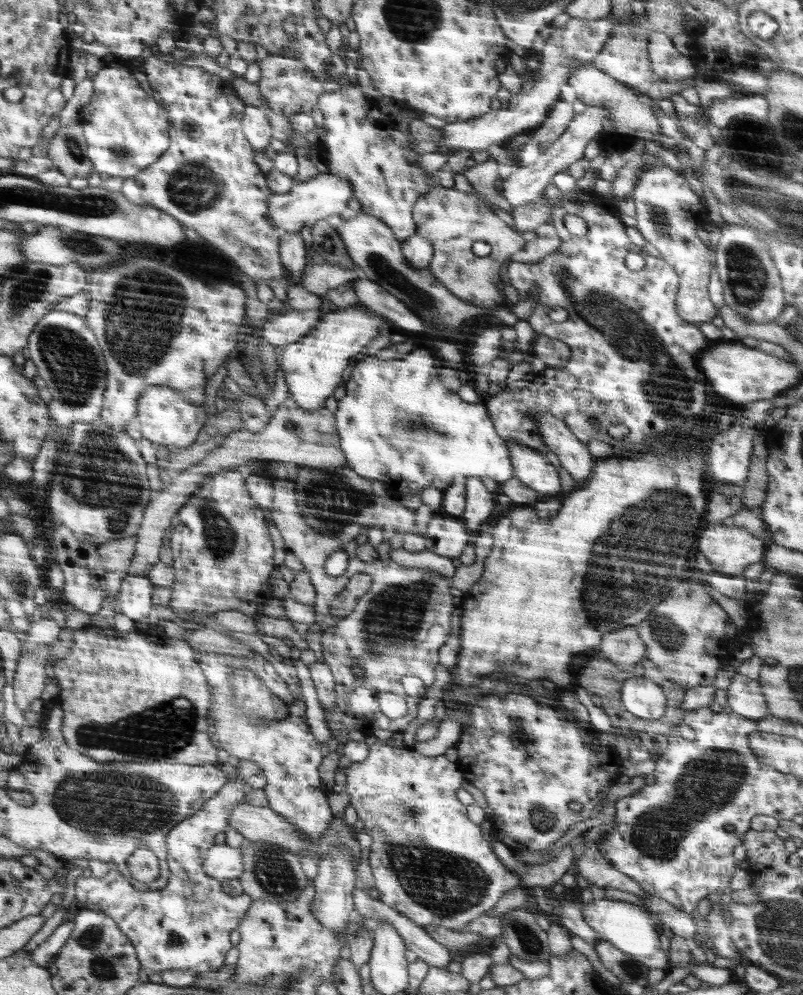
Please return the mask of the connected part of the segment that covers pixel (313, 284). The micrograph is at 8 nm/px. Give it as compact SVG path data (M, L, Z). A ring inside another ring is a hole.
M305 262L305 268L302 271L298 286L306 288L306 290L318 296L324 296L326 292L333 290L333 288L350 283L350 281L354 282L360 276L361 273L357 268L344 270L344 268L338 268L338 266L331 264L318 265L314 262L307 265L307 262Z

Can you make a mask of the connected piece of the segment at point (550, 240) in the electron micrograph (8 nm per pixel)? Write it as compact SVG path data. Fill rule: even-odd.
M550 222L538 226L538 228L534 230L534 233L536 233L536 238L522 247L521 251L513 255L513 262L539 262L562 244L558 237L558 232Z

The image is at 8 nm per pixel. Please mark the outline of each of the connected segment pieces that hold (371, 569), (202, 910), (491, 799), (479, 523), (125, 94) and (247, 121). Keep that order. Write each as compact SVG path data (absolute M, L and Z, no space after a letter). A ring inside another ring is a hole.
M274 478L272 482L274 488L274 503L272 505L273 522L277 526L282 538L284 538L285 548L294 554L302 564L305 571L311 578L312 586L315 588L315 622L320 624L322 628L322 652L325 658L325 663L332 671L333 680L335 683L336 692L336 708L332 708L330 712L326 712L325 720L328 721L328 729L332 731L332 735L336 738L341 746L350 741L348 731L350 729L358 730L365 736L372 738L374 731L388 730L392 733L404 732L409 726L409 723L416 718L416 704L420 702L418 698L408 698L406 694L402 698L406 698L407 716L402 718L388 718L382 714L378 707L378 698L382 693L394 693L396 690L396 682L400 682L400 678L404 674L414 674L420 680L424 680L424 688L428 689L434 684L434 674L436 664L438 663L438 650L446 644L450 630L450 618L452 618L452 610L454 610L454 600L450 594L450 584L448 579L436 571L429 568L407 567L399 565L396 562L381 559L374 559L373 562L364 562L359 559L351 547L344 548L335 540L321 532L316 532L313 528L300 524L299 517L296 516L295 503L296 489L294 482L289 480L279 480ZM346 550L349 555L348 567L344 574L338 577L329 576L324 570L324 562L332 552ZM354 574L368 574L372 576L372 586L356 602L356 607L350 615L344 617L335 617L330 614L330 601L344 590L346 583ZM372 642L374 648L368 648L368 644ZM359 664L364 668L364 678L357 678L352 673L352 665Z
M230 756L229 761L235 766L236 777L206 801L198 813L182 820L166 837L170 876L164 888L142 893L114 869L100 878L80 875L76 880L75 901L96 906L114 917L121 931L136 946L141 970L147 975L170 970L190 970L198 975L224 966L224 956L233 947L230 932L241 925L252 904L253 898L249 894L243 892L236 898L222 892L220 882L208 876L204 867L214 837L228 830L233 808L245 802L246 790L238 770L240 760Z
M506 690L485 693L476 701L466 704L470 713L470 726L461 731L458 743L453 747L458 752L456 763L465 773L466 780L482 790L488 806L494 811L494 817L489 819L495 839L514 850L542 852L548 850L552 842L562 838L562 834L572 824L584 822L594 815L593 808L600 802L598 794L606 792L623 775L622 756L618 756L618 752L610 746L603 746L597 732L592 736L594 746L586 746L578 728L551 706L544 706L518 690L506 696L500 696L498 692ZM572 801L578 801L584 806L580 813L569 809L568 804Z
M469 477L463 479L466 486L464 524L472 533L477 534L486 526L486 518L495 506L492 493L488 492L480 477Z
M103 65L92 79L93 93L80 116L87 155L96 172L108 174L118 182L156 163L168 150L168 114L140 88L140 82L132 78L126 66L104 68Z
M247 105L243 113L241 125L246 140L251 144L254 152L265 152L266 146L273 139L271 135L273 128L270 126L265 112L261 108Z

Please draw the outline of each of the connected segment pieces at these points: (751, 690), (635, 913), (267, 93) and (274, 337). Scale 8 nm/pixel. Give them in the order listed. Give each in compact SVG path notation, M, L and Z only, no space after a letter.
M736 672L728 684L728 707L732 713L751 720L769 717L759 681L754 681Z
M596 899L587 903L581 902L580 907L586 924L596 930L599 938L611 942L618 950L632 955L648 970L655 967L665 971L666 965L668 965L668 958L666 958L666 953L660 947L658 938L660 932L644 907L612 899Z
M268 55L258 61L261 74L257 82L259 92L276 113L289 119L293 114L310 113L318 97L329 87L318 80L294 55Z
M285 308L280 312L270 315L262 326L260 336L254 335L255 339L262 339L276 348L284 348L287 345L298 343L311 328L316 326L322 311L293 310Z

